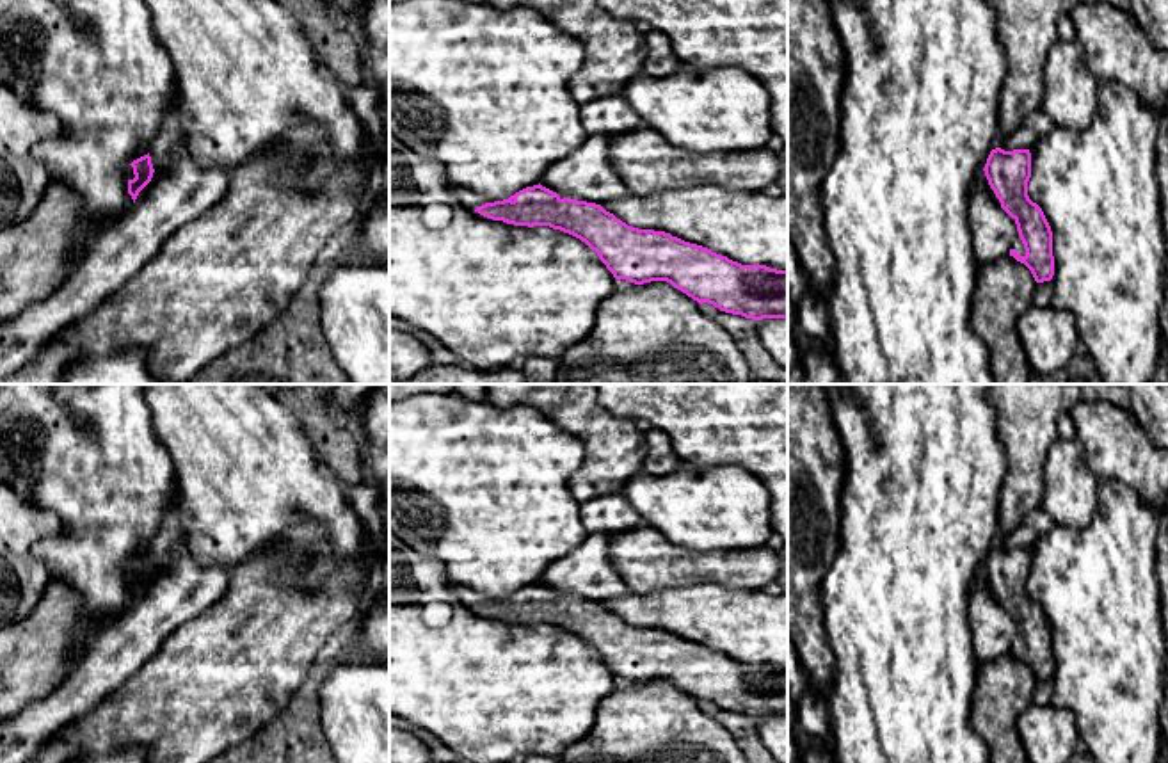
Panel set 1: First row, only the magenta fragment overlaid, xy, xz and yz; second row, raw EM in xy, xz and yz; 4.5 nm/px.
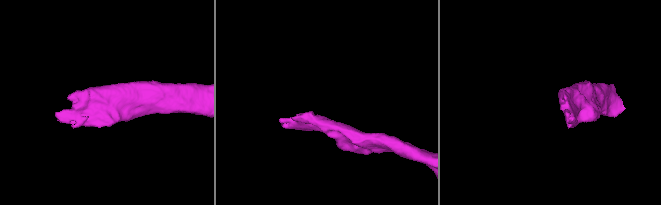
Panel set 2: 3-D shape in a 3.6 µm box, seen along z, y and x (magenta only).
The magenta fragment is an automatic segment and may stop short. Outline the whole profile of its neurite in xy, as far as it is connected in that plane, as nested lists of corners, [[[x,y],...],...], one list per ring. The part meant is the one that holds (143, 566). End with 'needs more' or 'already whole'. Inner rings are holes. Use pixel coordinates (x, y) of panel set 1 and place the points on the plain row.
[[[149,551],[133,558],[130,564],[133,566],[135,576],[128,578],[128,592],[135,601],[139,590],[151,580],[155,567]]]; already whole

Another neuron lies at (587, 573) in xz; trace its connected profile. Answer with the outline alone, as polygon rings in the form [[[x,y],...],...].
[[[588,534],[576,550],[553,560],[542,573],[540,583],[556,590],[560,598],[569,596],[604,603],[628,594],[628,585],[615,571],[608,548],[608,534]]]

